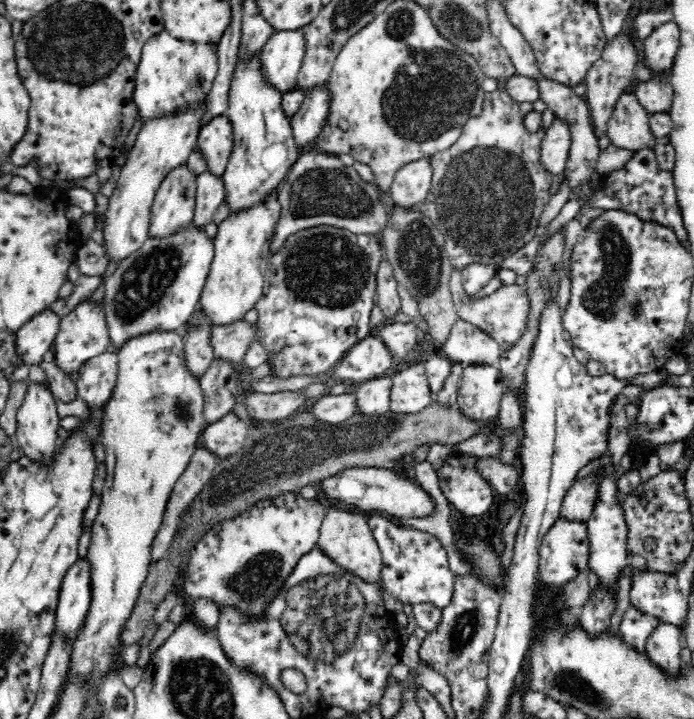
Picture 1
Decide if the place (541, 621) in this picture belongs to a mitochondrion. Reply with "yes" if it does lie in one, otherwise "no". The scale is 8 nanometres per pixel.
no

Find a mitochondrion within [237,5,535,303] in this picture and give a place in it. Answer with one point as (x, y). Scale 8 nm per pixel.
(426, 100)

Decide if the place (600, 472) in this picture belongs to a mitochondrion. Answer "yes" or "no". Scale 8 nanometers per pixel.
no

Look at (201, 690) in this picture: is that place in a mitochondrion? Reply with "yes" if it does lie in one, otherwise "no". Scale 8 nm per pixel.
yes

